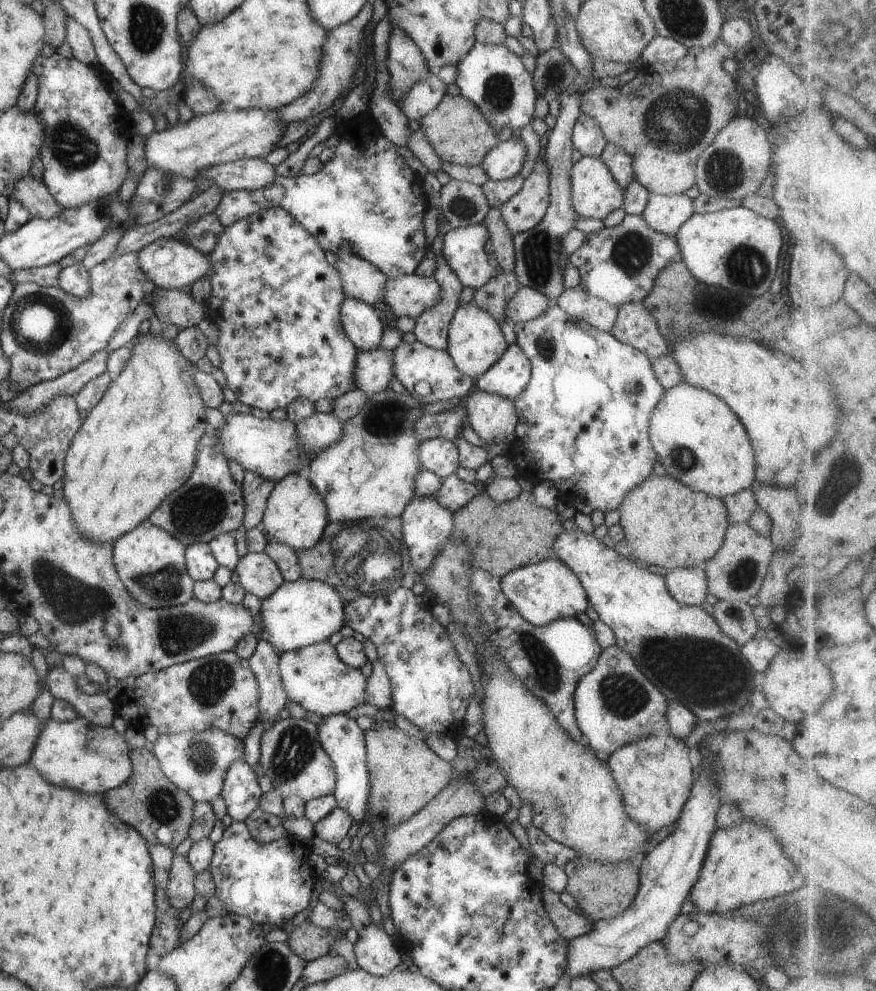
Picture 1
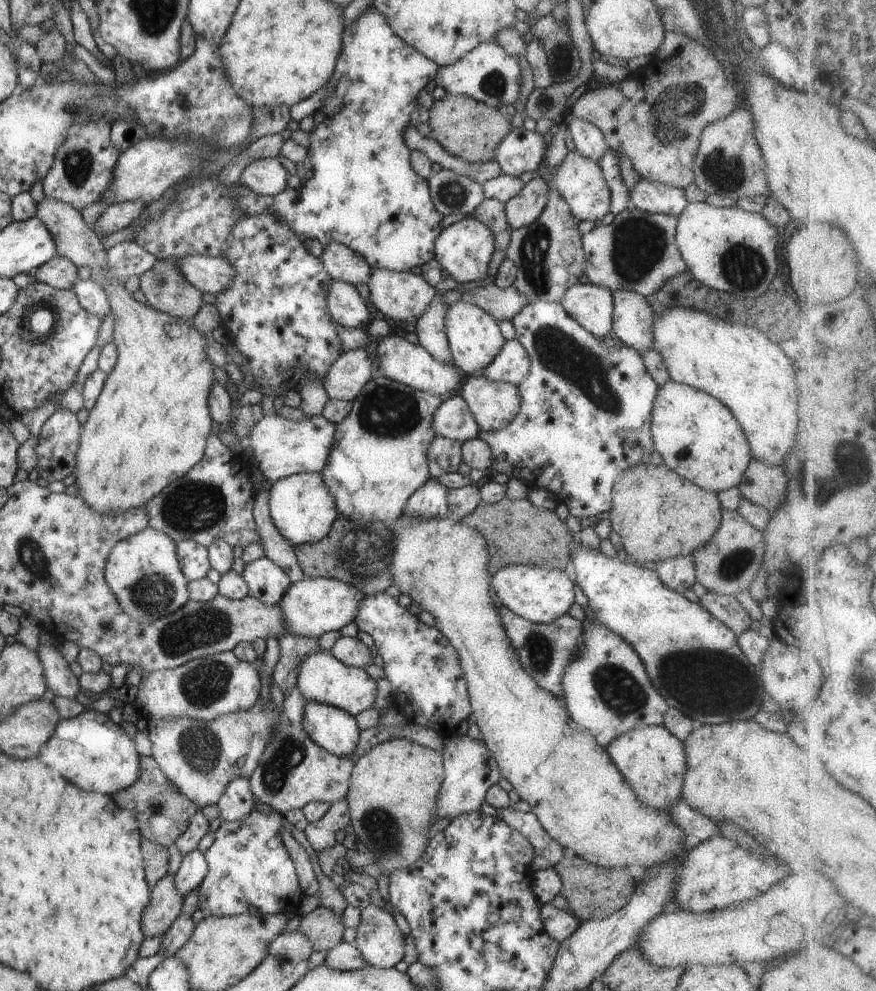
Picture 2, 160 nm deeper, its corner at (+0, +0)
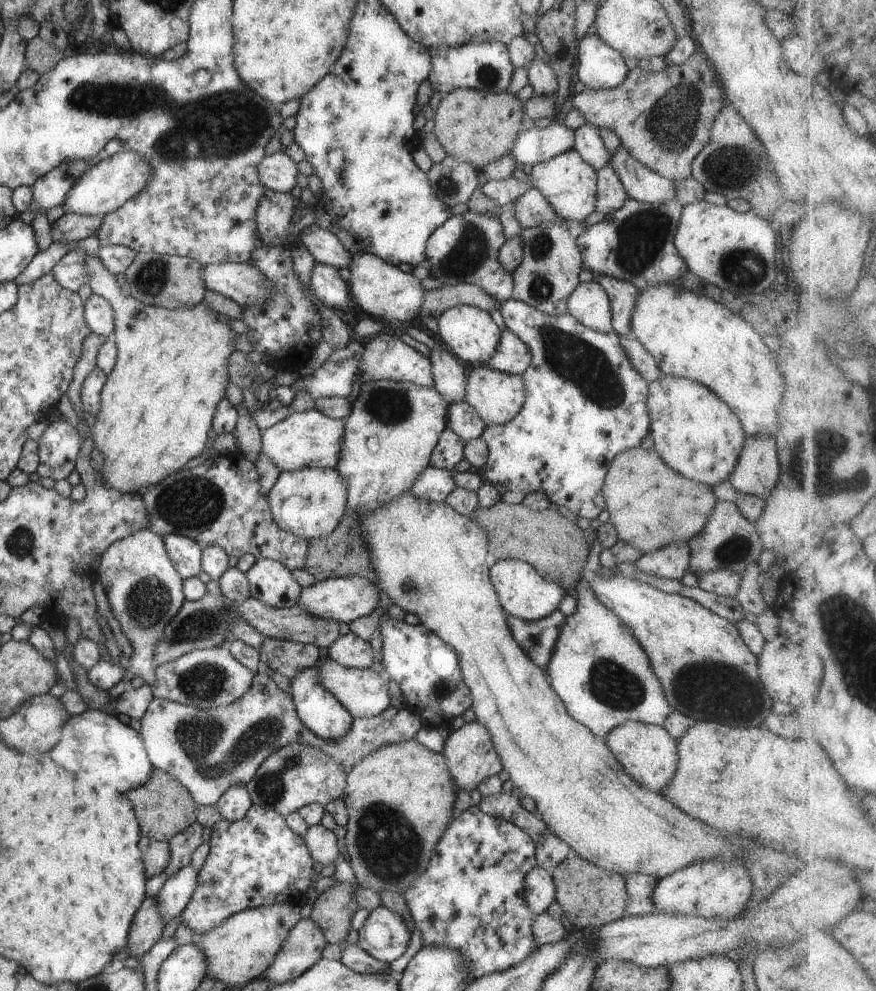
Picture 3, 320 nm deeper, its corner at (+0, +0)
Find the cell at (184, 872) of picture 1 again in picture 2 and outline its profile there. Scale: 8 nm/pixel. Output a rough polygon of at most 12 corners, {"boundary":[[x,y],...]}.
{"boundary":[[167,873],[152,889],[142,914],[144,937],[166,933],[184,896]]}

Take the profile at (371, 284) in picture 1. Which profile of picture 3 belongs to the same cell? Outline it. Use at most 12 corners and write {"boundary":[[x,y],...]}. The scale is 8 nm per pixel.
{"boundary":[[312,223],[298,235],[316,263],[350,268],[351,252]]}

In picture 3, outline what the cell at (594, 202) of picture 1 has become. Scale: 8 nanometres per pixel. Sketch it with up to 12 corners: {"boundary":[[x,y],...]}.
{"boundary":[[574,148],[535,164],[537,188],[565,221],[595,211],[597,171]]}

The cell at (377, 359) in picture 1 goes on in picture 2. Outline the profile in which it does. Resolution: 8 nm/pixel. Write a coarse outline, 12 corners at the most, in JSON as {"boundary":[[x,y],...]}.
{"boundary":[[350,350],[330,366],[329,399],[353,402],[372,380],[366,350]]}

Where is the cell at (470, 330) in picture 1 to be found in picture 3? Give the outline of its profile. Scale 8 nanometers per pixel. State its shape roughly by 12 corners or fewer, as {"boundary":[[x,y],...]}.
{"boundary":[[470,305],[438,318],[439,342],[470,366],[488,365],[501,331]]}

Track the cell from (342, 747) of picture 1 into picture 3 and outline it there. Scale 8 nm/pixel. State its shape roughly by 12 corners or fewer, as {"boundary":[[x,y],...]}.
{"boundary":[[319,666],[303,668],[289,695],[313,733],[333,741],[353,716],[319,683]]}

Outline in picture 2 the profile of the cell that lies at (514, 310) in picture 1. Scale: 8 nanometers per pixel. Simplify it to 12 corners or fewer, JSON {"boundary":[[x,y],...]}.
{"boundary":[[495,283],[464,291],[462,301],[498,323],[512,320],[530,300]]}

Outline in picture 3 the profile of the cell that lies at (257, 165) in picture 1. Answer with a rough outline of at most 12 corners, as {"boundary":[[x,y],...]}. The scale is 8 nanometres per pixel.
{"boundary":[[283,149],[257,169],[265,189],[290,193],[298,165]]}

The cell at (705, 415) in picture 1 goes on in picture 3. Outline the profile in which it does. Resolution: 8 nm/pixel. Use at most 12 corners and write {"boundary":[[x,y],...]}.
{"boundary":[[649,382],[654,451],[709,487],[726,481],[747,437],[707,386]]}

